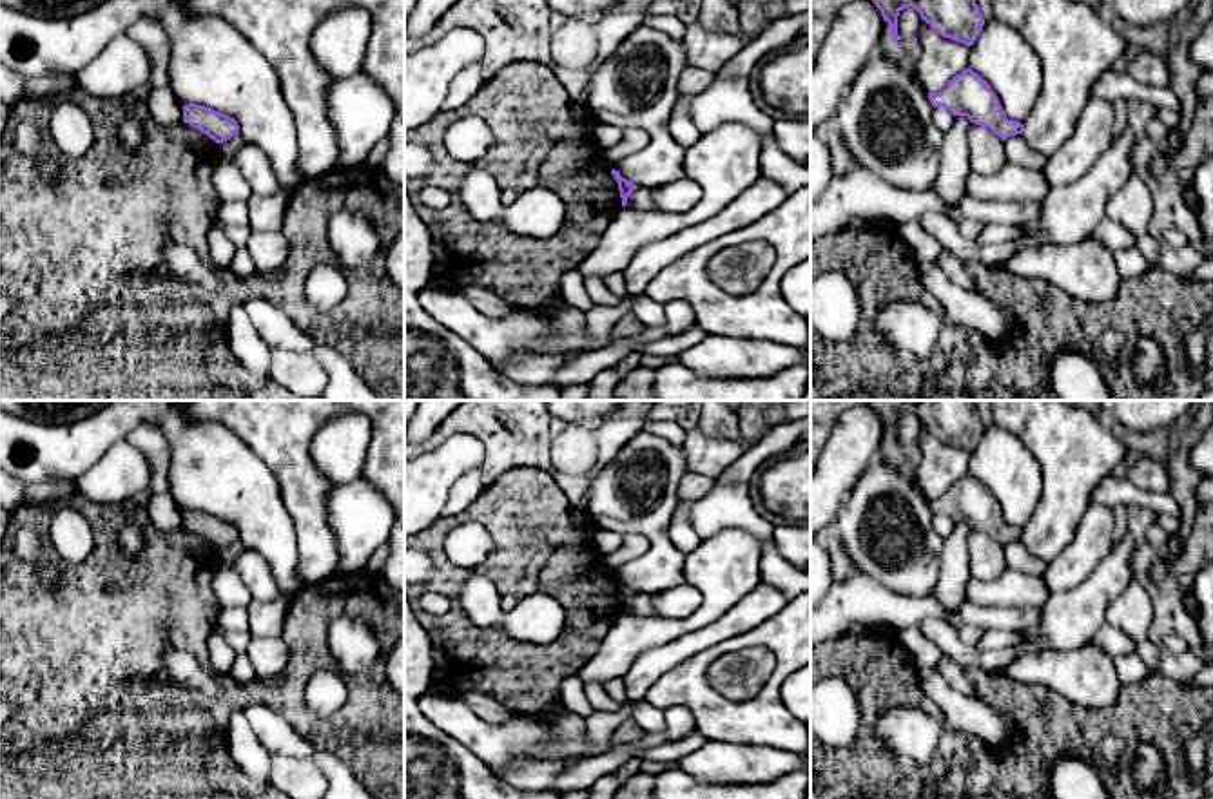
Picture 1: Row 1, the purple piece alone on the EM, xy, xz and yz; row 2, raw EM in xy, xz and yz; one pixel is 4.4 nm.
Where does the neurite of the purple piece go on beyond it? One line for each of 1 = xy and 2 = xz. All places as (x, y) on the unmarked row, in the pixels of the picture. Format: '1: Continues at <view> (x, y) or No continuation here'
1: No continuation here
2: No continuation here

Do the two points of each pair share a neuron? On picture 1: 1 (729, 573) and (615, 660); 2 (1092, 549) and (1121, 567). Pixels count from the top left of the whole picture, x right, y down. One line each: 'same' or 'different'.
1: same
2: different

